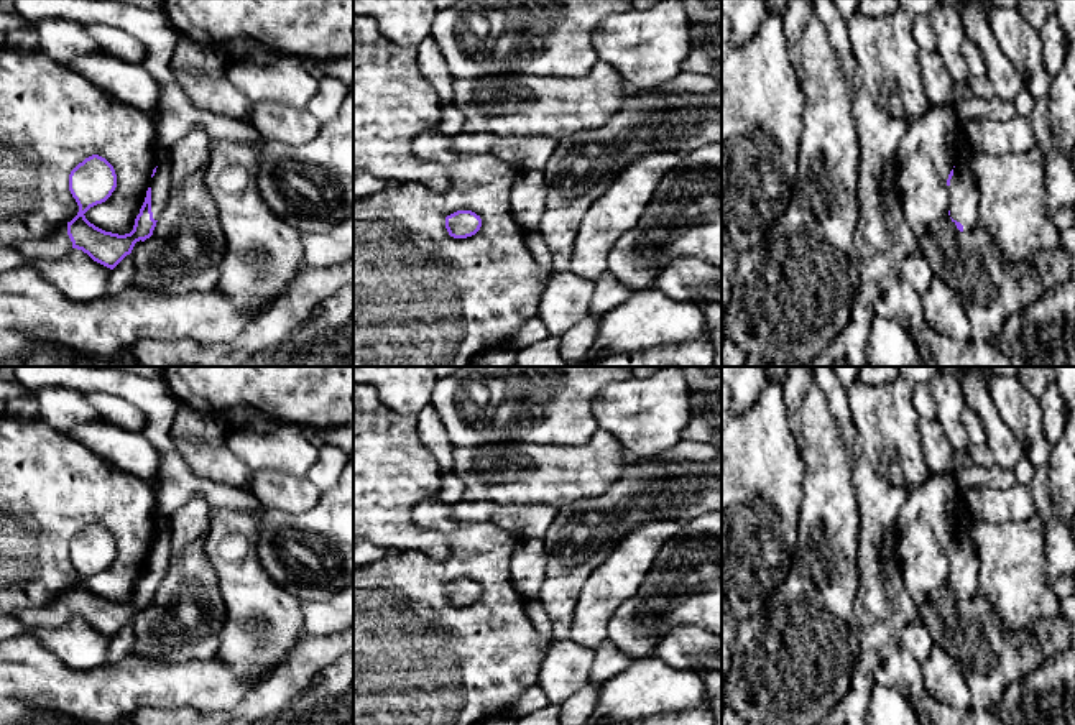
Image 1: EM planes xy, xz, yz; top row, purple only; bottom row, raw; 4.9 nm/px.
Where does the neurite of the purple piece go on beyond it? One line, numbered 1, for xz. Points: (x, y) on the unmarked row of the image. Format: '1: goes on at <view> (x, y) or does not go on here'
1: does not go on here

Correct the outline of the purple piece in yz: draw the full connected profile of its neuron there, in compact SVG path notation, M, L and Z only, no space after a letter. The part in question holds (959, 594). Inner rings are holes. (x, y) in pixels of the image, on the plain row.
M965 523L957 526L948 543L948 584L960 600L973 600L978 587L980 556L967 533Z

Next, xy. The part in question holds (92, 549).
M92 523L79 531L69 543L69 559L79 574L71 590L61 590L54 600L43 607L16 607L10 615L26 626L61 628L71 616L82 618L94 630L113 638L136 610L153 603L161 580L168 575L171 557L169 528L156 534L150 556L133 598L125 603L105 600L85 587L85 580L105 570L117 556L113 534L102 524Z

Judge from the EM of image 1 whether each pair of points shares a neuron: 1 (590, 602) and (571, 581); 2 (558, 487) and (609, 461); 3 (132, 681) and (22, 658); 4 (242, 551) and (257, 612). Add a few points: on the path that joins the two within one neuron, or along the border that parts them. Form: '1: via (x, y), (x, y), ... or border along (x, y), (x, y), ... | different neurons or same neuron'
1: border along (602, 559), (584, 582), (574, 617), (567, 623) | different neurons
2: via (571, 474), (589, 472), (595, 467) | same neuron
3: via (104, 684), (50, 684) | same neuron
4: via (242, 566), (242, 581), (250, 597) | same neuron

